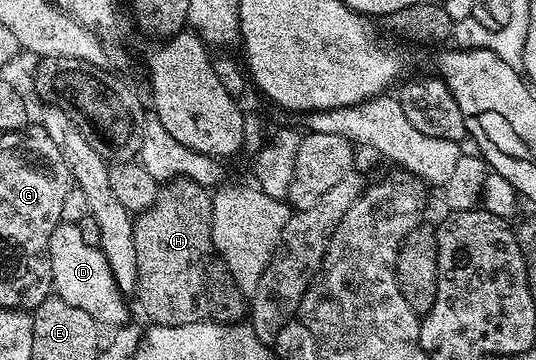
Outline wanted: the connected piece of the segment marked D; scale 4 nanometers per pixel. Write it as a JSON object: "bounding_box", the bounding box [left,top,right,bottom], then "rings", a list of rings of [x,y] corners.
{"bounding_box":[49,222,130,326],"rings":[[[62,222],[57,225],[49,239],[49,257],[51,258],[53,288],[56,295],[63,298],[63,302],[71,302],[71,306],[79,306],[79,310],[87,310],[87,314],[91,314],[91,318],[95,318],[98,325],[101,326],[105,326],[105,324],[121,326],[130,319],[129,308],[125,305],[126,297],[113,280],[111,266],[107,262],[107,258],[101,253],[98,245],[83,242],[83,234],[79,234],[76,224]]]}

